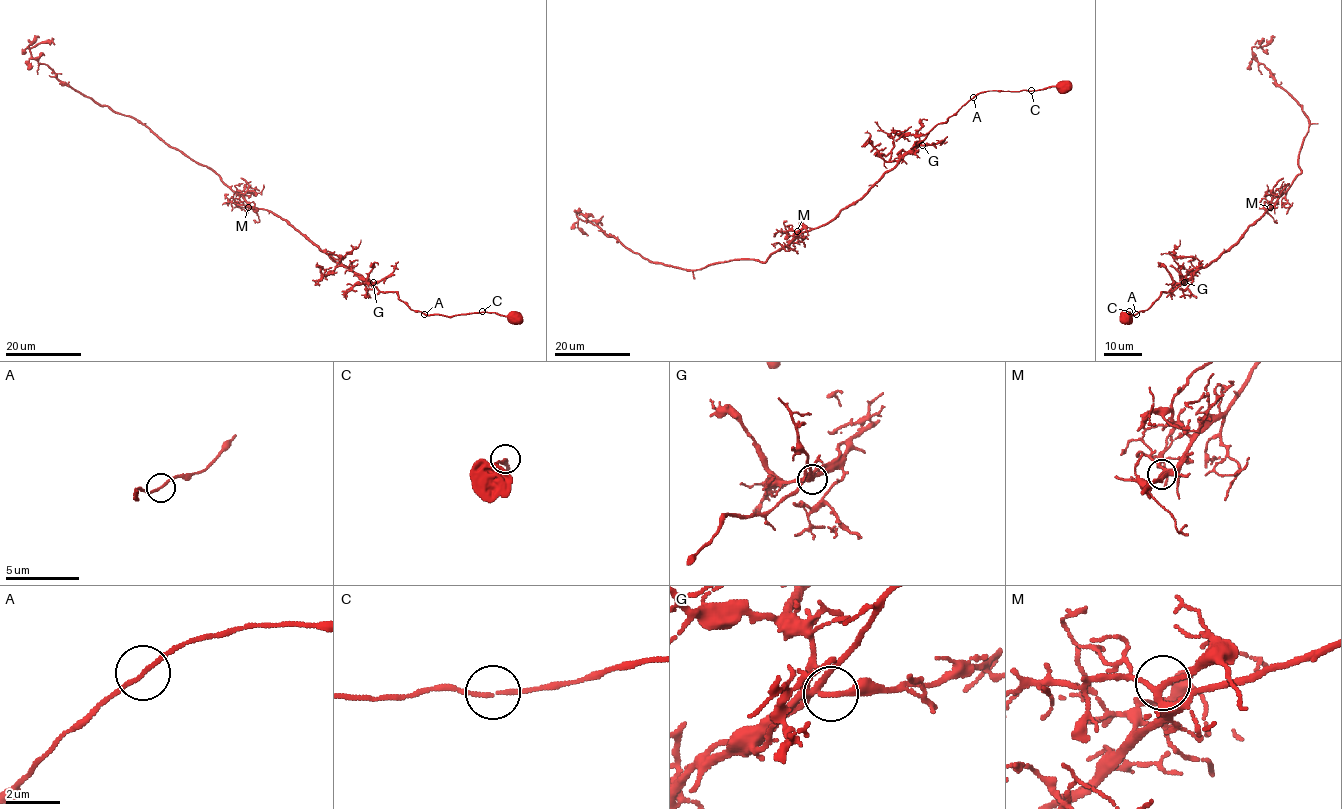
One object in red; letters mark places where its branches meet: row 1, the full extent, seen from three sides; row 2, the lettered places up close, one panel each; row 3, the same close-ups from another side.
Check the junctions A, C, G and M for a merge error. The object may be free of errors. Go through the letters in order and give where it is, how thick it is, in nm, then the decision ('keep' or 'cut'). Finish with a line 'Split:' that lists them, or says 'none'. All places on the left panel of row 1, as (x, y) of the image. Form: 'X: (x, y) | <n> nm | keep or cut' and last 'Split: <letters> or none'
A: (424, 314) | 150 nm | keep
C: (482, 311) | 140 nm | keep
G: (373, 282) | 240 nm | keep
M: (248, 207) | 170 nm | keep
Split: none

